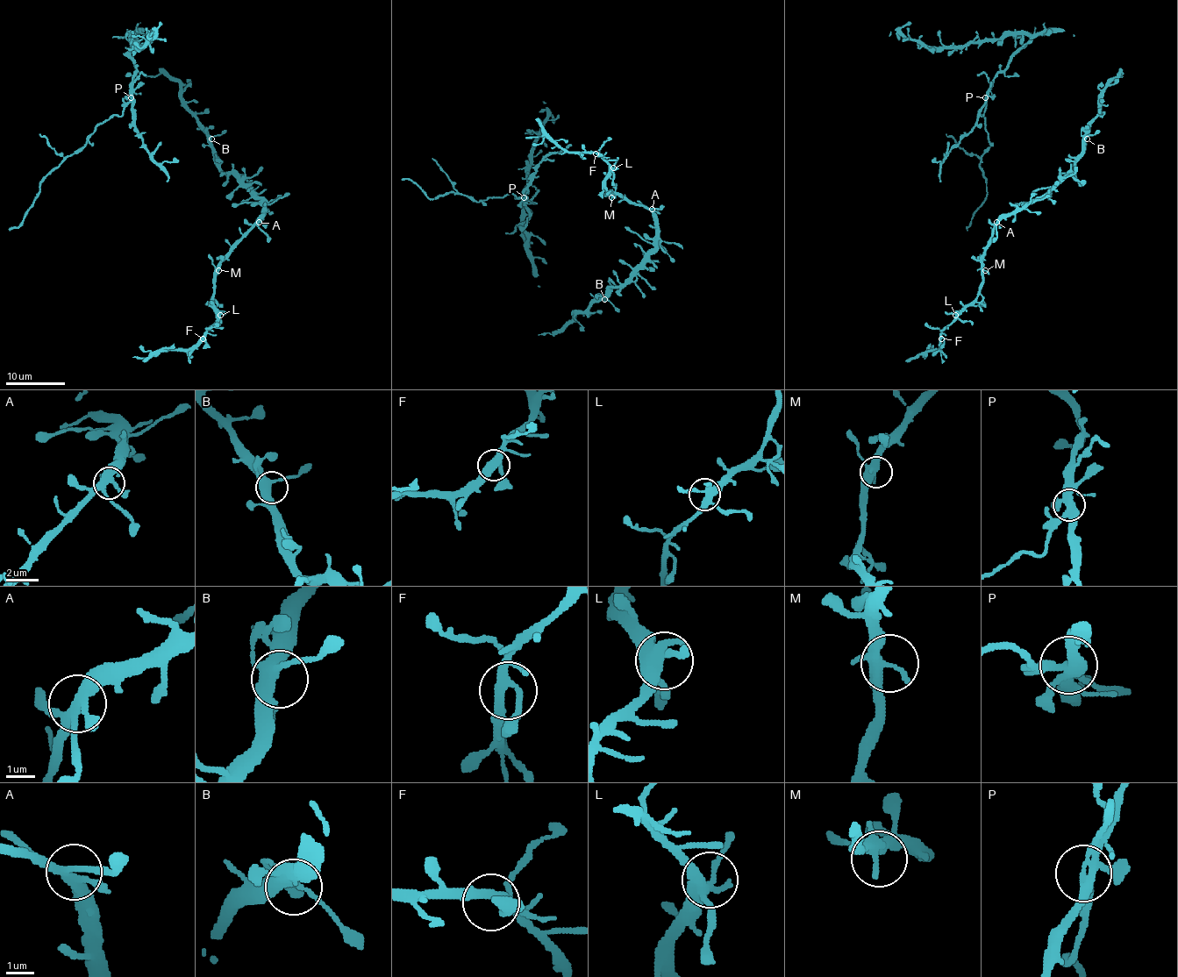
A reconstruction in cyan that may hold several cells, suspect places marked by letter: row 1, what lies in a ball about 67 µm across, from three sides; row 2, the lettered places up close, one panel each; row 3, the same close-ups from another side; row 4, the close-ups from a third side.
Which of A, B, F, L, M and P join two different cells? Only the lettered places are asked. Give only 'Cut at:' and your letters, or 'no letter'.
Cut at: P

